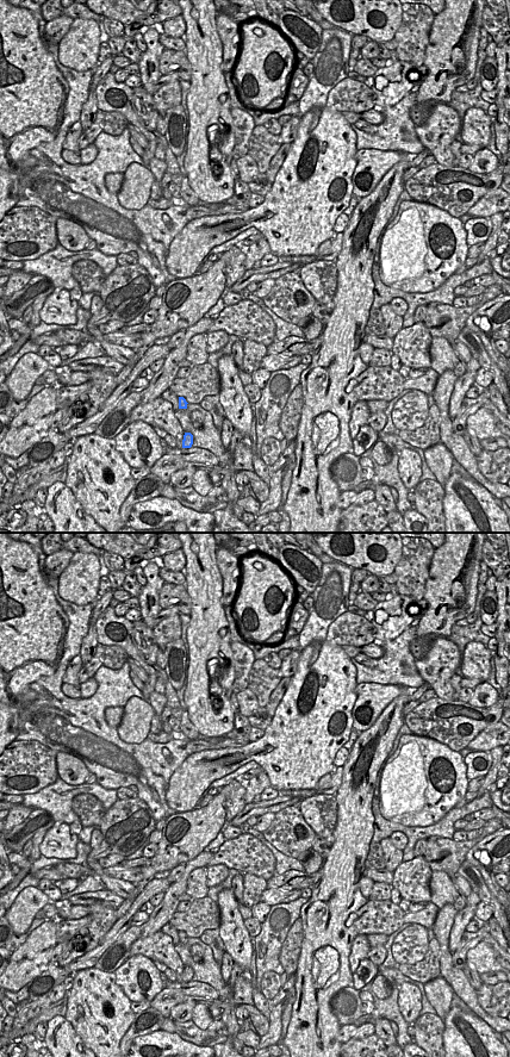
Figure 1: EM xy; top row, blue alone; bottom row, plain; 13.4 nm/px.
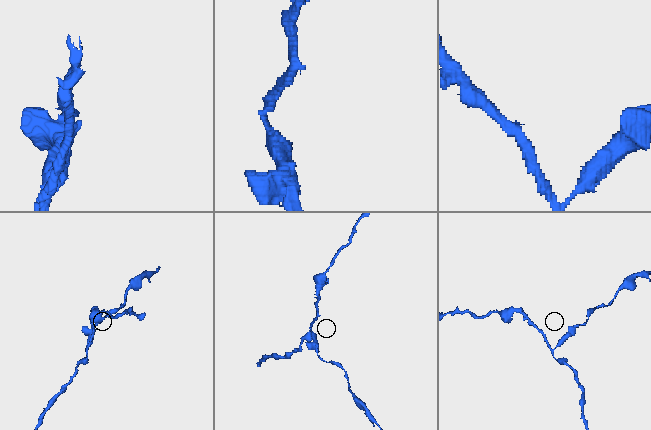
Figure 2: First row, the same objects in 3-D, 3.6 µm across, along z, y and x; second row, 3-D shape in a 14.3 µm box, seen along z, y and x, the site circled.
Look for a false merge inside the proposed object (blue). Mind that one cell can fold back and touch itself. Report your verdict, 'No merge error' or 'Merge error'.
Merge error

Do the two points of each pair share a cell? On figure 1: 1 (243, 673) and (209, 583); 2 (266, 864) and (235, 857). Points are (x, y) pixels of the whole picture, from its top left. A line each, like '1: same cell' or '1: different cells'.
1: different cells
2: same cell

